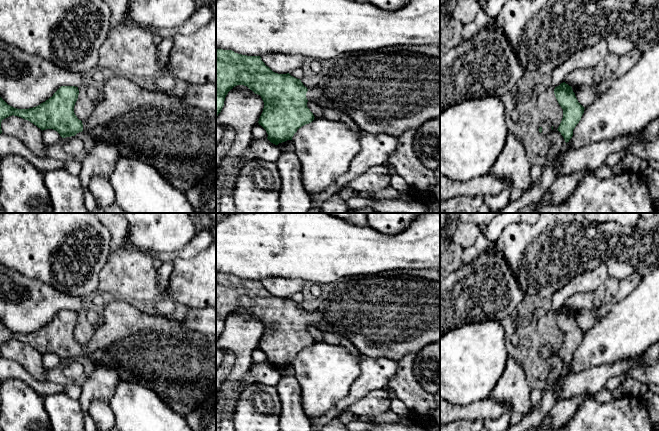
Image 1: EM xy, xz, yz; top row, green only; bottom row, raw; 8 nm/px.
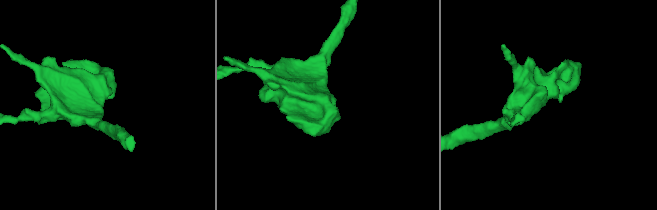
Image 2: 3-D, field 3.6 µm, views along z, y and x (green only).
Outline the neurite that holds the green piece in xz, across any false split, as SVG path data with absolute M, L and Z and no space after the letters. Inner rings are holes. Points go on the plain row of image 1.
M216 272L216 340L221 336L228 316L237 309L247 310L261 320L264 332L258 347L266 354L267 363L275 369L292 364L299 352L314 344L313 337L307 331L308 326L341 335L348 339L363 357L388 358L395 361L408 354L416 354L426 345L440 340L440 282L416 275L376 276L341 282L313 312L308 313L300 303L289 297L273 296L260 280L247 280Z

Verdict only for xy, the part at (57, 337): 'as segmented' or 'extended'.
extended

